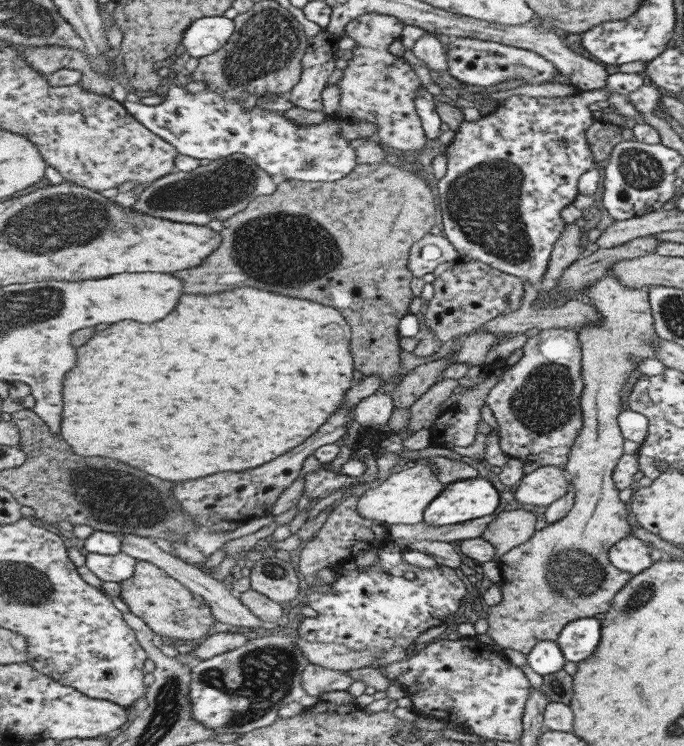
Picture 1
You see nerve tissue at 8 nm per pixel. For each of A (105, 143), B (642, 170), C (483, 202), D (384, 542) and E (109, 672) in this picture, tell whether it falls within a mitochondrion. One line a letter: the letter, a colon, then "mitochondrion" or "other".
A: other
B: mitochondrion
C: mitochondrion
D: other
E: other

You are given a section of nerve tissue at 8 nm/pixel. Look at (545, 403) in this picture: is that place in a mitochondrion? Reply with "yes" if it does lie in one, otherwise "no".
yes

